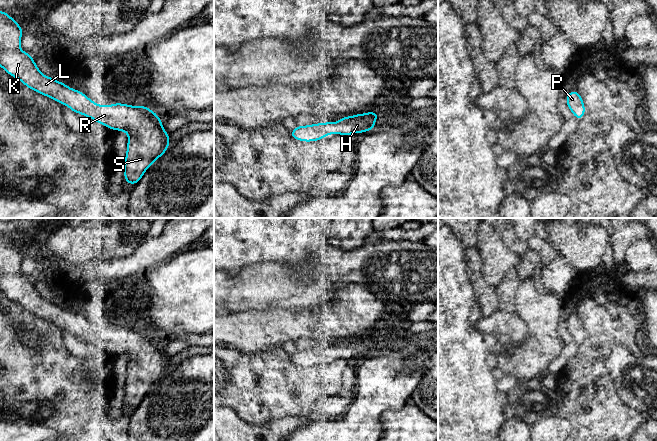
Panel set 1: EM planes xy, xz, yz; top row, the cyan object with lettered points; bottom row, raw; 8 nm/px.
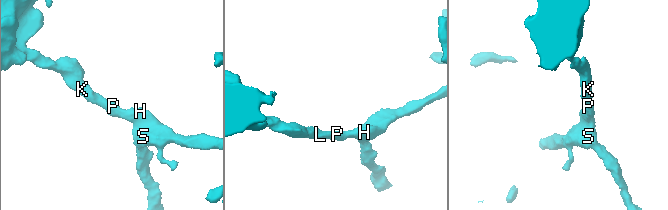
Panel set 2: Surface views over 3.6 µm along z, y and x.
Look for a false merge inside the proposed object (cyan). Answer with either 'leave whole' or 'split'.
leave whole

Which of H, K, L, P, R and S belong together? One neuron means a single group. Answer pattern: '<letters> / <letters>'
H K L P R S

